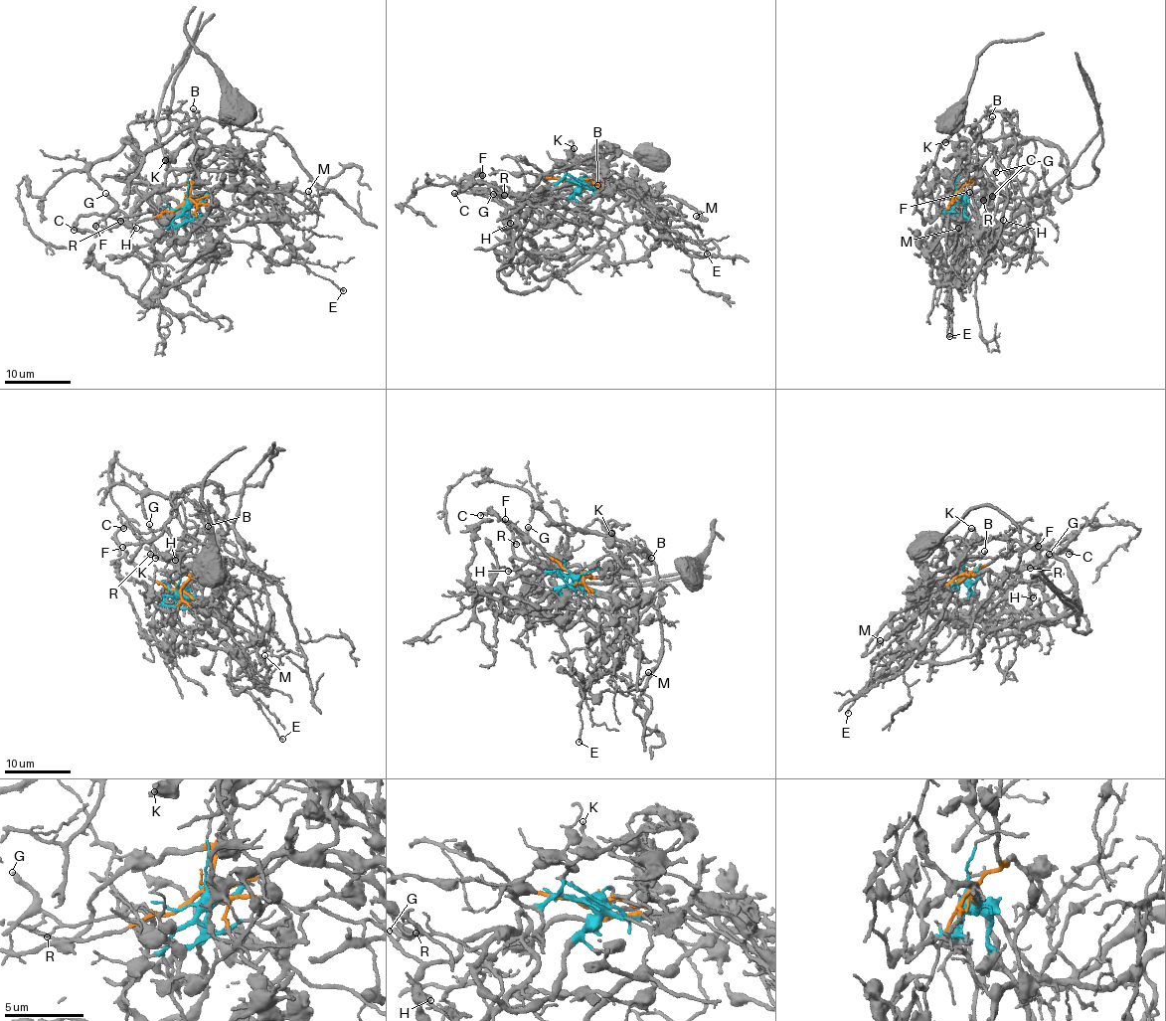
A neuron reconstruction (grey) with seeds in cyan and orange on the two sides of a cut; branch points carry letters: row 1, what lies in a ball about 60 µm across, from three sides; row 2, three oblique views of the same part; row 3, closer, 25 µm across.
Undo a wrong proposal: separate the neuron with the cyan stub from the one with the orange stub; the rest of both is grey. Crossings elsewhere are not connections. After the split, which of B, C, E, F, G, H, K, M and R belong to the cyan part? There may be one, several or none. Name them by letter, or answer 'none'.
E, H

